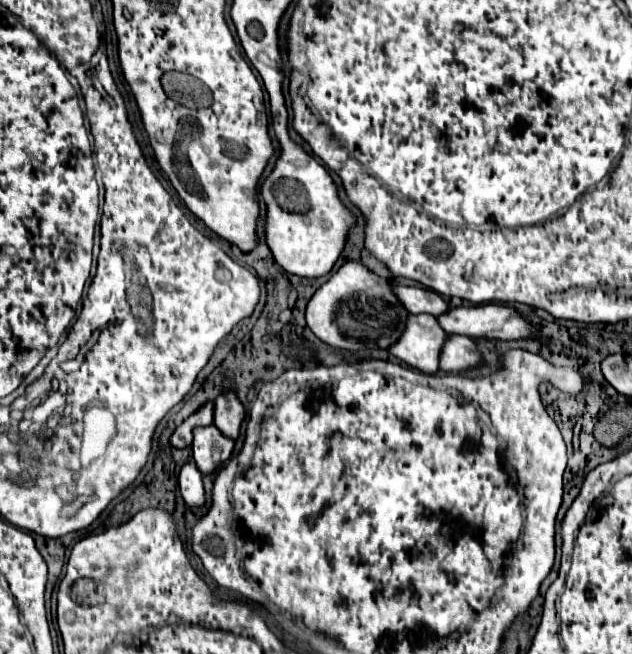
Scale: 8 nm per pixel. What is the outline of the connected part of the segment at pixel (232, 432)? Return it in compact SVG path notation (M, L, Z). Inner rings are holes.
M234 390L220 394L214 402L214 424L224 430L230 438L238 438L240 424L244 420L244 406L240 404Z

